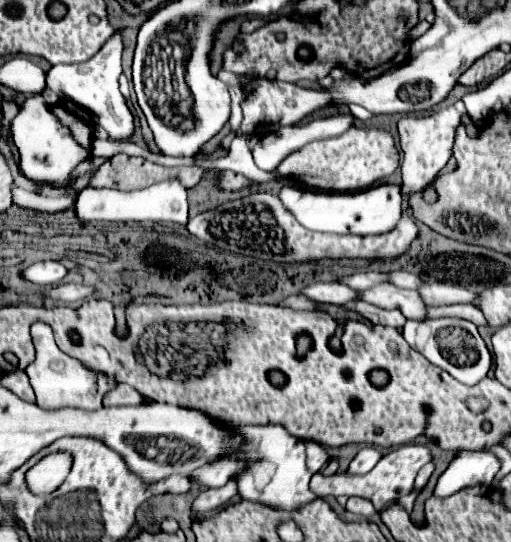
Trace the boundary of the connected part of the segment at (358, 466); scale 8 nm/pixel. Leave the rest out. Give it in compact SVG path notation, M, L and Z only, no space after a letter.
M366 446L366 448L362 448L360 452L358 452L358 456L350 462L350 466L348 466L348 474L352 474L352 476L362 476L368 472L370 472L370 468L372 468L372 458L370 456L376 456L376 462L382 458L382 454L374 448L374 446Z

